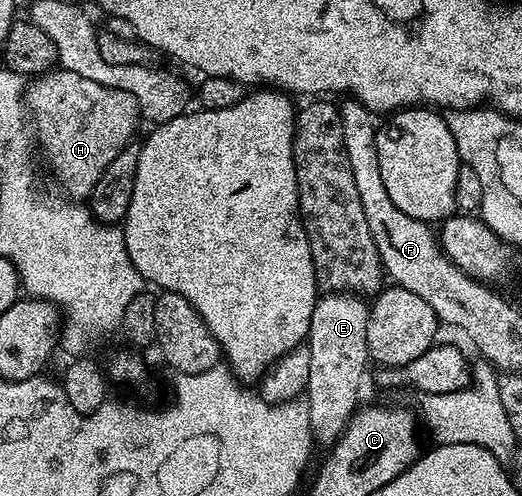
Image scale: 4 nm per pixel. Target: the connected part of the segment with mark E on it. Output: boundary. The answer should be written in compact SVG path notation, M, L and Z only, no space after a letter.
M329 292L318 297L315 308L311 312L307 339L307 344L311 348L311 376L307 376L303 404L309 413L309 430L313 433L314 443L318 447L332 447L359 409L357 397L361 394L361 381L365 378L365 365L370 365L371 362L367 348L369 308L370 303L364 297L352 292Z

